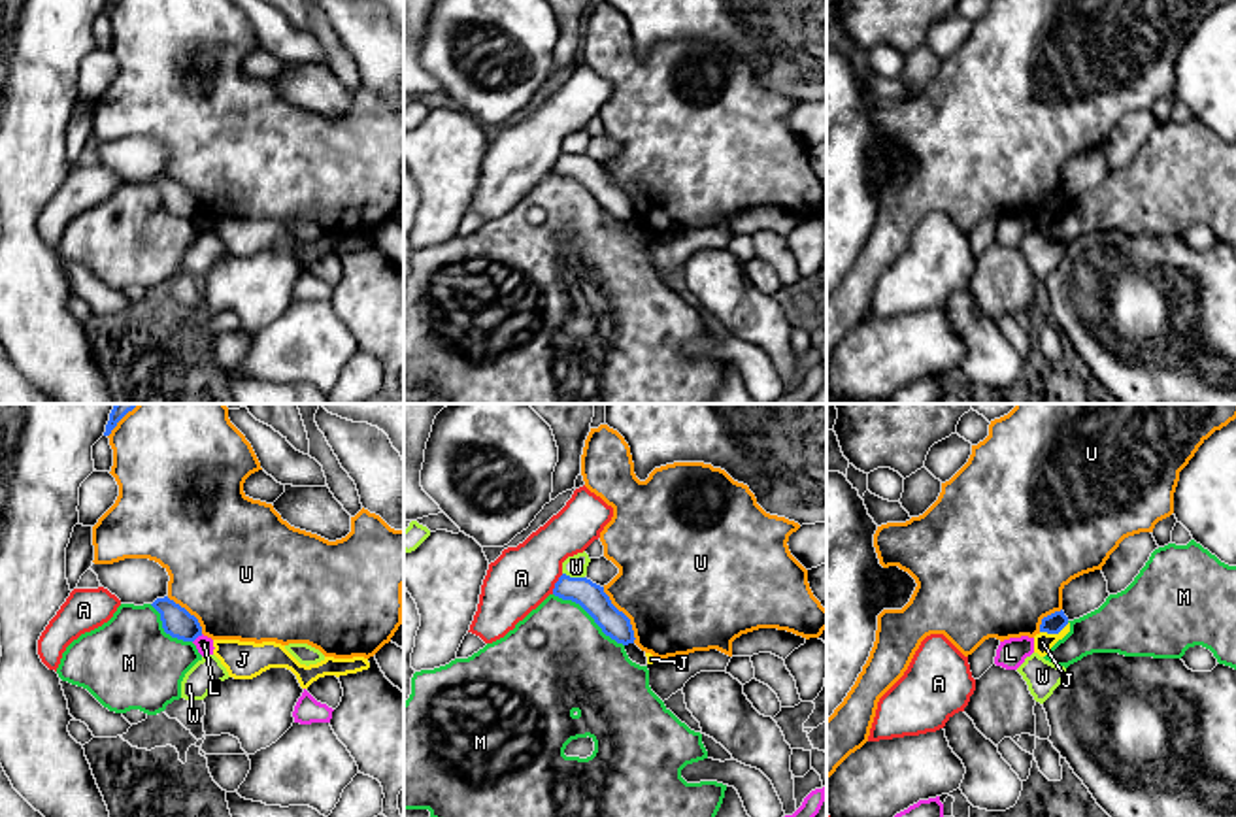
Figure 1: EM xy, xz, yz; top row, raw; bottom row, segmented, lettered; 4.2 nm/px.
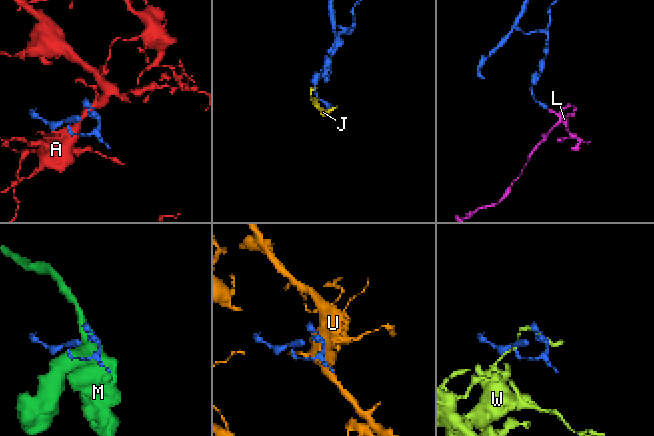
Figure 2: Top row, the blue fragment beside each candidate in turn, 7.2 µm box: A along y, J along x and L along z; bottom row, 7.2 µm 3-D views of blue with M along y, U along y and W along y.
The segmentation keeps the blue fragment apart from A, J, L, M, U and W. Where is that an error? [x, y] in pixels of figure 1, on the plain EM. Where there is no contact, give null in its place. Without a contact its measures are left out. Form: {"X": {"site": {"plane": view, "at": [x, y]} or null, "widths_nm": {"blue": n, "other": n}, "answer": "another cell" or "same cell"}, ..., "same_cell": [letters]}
{"A": {"site": {"plane": "xz", "at": [555, 161]}, "widths_nm": {"blue": 120, "other": 280}, "answer": "another cell"}, "J": {"site": {"plane": "yz", "at": [1053, 210]}, "widths_nm": {"blue": 90, "other": 80}, "answer": "another cell"}, "L": {"site": {"plane": "xy", "at": [197, 214]}, "widths_nm": {"blue": 130, "other": 70}, "answer": "another cell"}, "M": {"site": {"plane": "xz", "at": [589, 191]}, "widths_nm": {"blue": 120, "other": 460}, "answer": "another cell"}, "U": {"site": {"plane": "xz", "at": [625, 193]}, "widths_nm": {"blue": 120, "other": 480}, "answer": "another cell"}, "W": {"site": {"plane": "xz", "at": [574, 155]}, "widths_nm": {"blue": 120, "other": 100}, "answer": "another cell"}, "same_cell": []}

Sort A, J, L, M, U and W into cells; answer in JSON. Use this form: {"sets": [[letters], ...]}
{"sets": [["A"], ["J"], ["L"], ["M"], ["U"], ["W"]]}

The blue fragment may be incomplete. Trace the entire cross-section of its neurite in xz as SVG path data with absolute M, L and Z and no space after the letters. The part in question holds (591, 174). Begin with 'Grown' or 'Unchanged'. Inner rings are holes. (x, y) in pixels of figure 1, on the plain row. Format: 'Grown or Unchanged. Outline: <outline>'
Unchanged. Outline: M562 151L555 160L553 172L579 181L594 196L602 209L617 221L634 221L636 215L630 196L611 181L604 164L587 155L570 155Z

